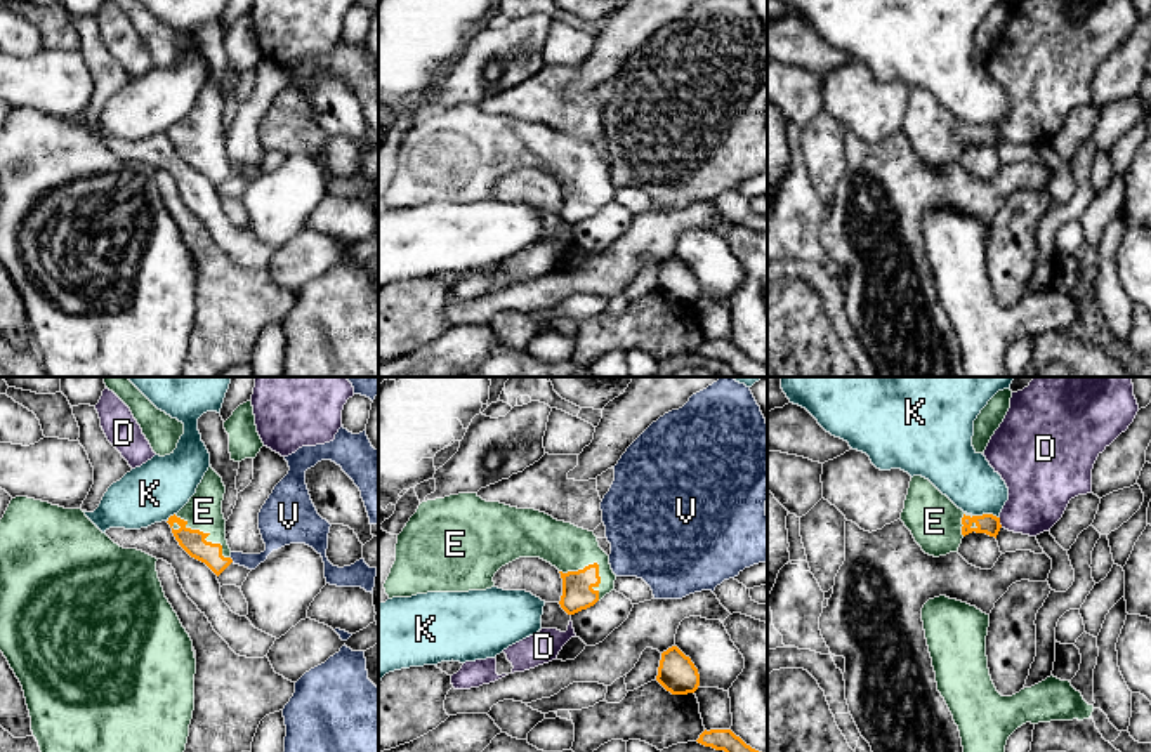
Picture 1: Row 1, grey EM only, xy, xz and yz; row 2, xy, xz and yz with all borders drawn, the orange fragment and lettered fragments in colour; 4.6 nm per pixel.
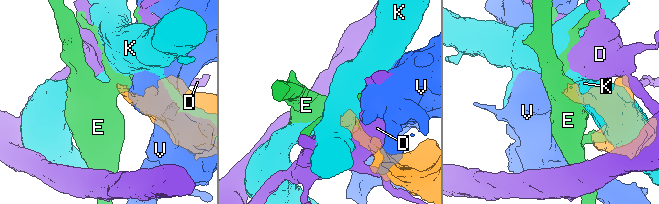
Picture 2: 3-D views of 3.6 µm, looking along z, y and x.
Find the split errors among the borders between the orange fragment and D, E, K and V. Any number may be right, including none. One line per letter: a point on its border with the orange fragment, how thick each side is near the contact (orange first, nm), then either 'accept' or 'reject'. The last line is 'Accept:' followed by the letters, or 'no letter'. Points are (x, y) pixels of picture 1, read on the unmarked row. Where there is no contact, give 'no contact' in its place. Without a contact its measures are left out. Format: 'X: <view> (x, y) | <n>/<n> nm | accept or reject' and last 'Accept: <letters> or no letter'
D: yz (999, 134) | 90/300 nm | reject
E: xz (596, 174) | 140/220 nm | accept
K: yz (986, 125) | 90/240 nm | reject
V: xy (231, 171) | 110/150 nm | reject
Accept: E

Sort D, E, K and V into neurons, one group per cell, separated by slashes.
D / E / K / V

